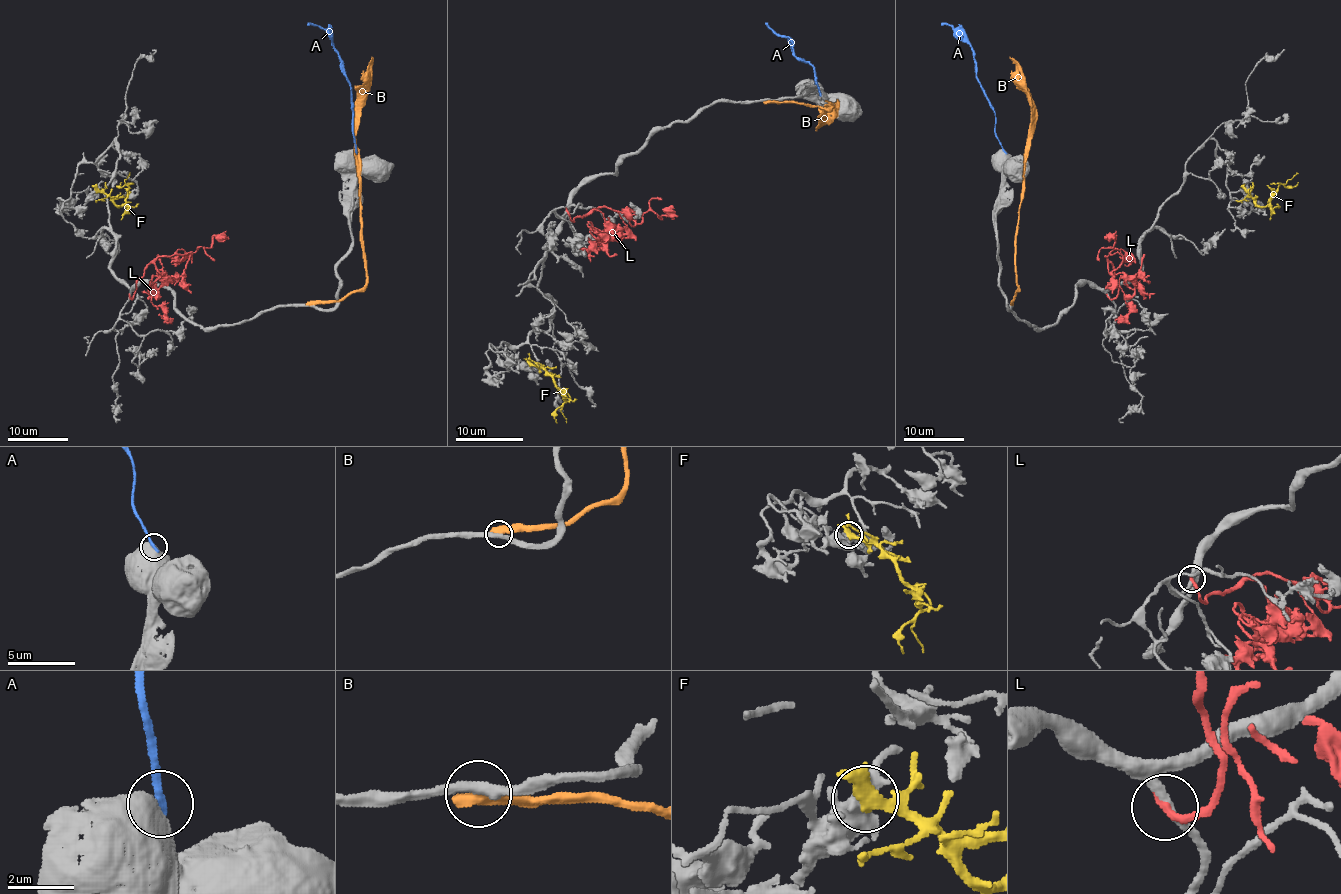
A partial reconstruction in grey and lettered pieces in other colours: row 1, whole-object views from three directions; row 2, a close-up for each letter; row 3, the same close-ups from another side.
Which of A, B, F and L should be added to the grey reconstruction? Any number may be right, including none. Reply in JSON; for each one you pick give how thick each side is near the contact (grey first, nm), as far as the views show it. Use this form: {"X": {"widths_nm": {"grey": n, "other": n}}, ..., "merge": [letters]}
{"L": {"widths_nm": {"grey": 260, "other": 280}}, "merge": ["L"]}

